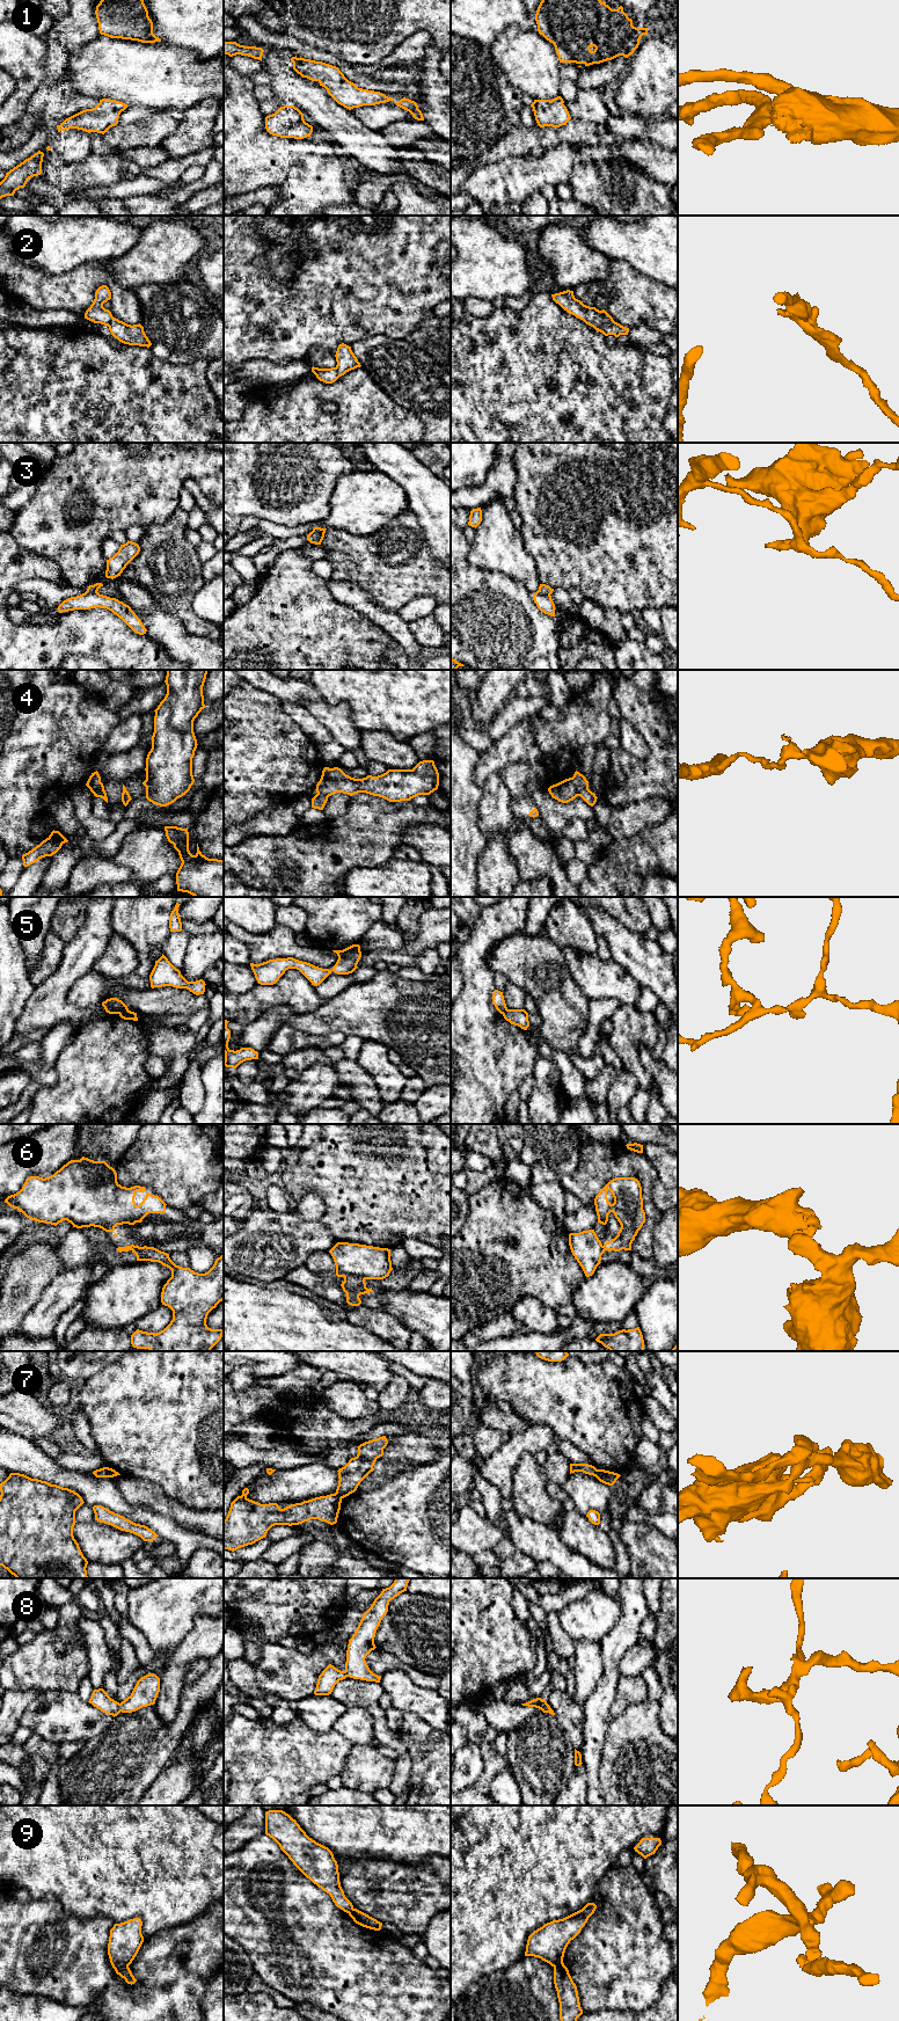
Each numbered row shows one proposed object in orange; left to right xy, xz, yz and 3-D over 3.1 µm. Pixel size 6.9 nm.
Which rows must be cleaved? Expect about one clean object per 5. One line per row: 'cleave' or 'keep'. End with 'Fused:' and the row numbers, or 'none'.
1: keep
2: cleave
3: cleave
4: cleave
5: cleave
6: cleave
7: cleave
8: cleave
9: cleave
Fused: 2, 3, 4, 5, 6, 7, 8, 9

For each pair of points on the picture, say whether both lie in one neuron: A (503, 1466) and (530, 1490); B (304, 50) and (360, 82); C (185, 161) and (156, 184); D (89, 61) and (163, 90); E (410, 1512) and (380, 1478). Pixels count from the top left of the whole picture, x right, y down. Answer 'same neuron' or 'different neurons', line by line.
A: different neurons
B: same neuron
C: different neurons
D: same neuron
E: different neurons

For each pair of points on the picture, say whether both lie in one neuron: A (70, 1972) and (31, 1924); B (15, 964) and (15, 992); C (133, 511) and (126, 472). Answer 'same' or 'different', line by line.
A: same
B: same
C: same

